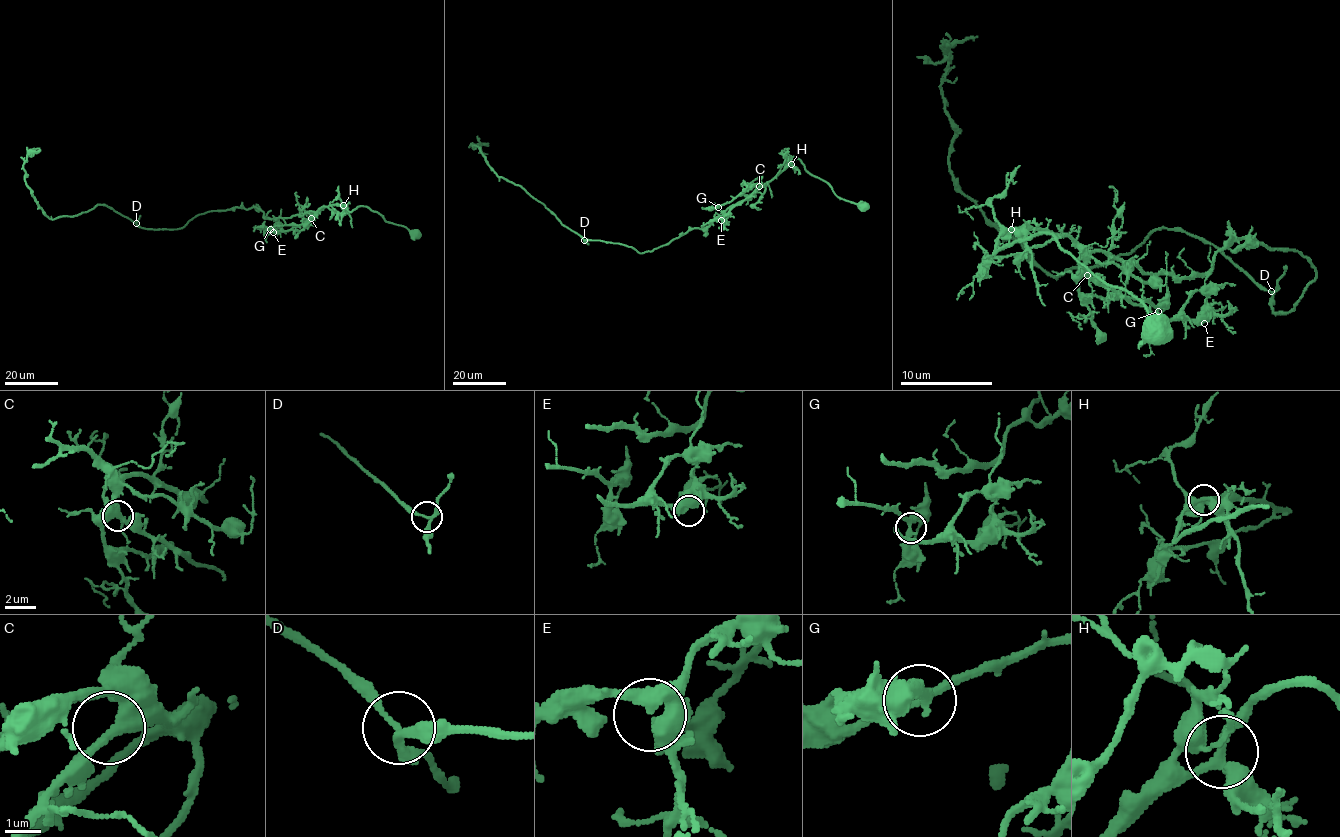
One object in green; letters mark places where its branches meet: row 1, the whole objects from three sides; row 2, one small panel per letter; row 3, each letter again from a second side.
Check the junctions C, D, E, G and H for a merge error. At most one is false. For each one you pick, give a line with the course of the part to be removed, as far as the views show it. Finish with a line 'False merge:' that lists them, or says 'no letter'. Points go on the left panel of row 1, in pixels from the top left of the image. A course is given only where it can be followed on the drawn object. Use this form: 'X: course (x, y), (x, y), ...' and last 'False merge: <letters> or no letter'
False merge: no letter

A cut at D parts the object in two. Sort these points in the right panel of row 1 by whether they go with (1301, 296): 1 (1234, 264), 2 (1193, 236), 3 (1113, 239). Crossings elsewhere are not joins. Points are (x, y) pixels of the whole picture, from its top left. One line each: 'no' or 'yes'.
1: no
2: no
3: yes

